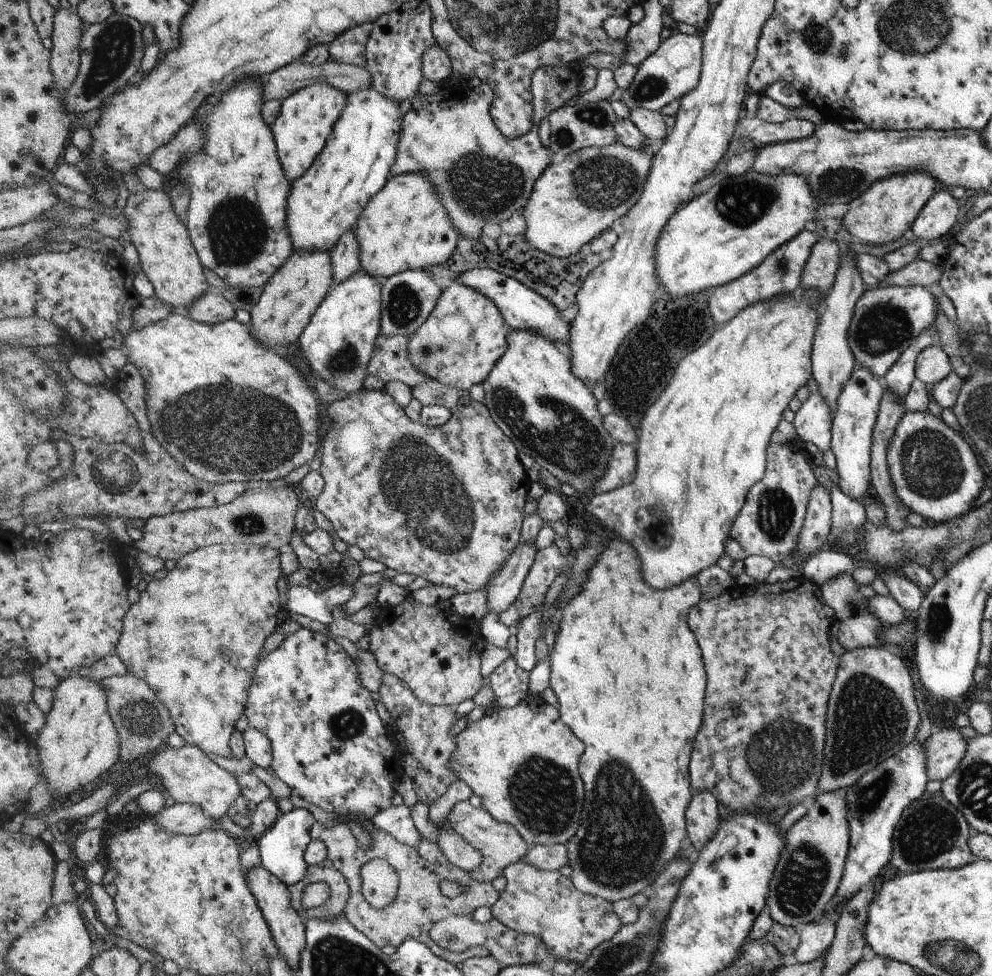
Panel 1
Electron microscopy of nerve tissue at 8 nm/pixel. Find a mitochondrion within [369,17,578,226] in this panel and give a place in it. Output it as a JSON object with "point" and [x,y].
{"point":[480,186]}

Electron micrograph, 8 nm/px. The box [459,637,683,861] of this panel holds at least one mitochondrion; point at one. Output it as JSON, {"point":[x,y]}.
{"point":[542,794]}

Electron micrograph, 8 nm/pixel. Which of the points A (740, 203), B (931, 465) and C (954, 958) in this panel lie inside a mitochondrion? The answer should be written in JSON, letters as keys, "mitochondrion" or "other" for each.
{"A":"mitochondrion","B":"mitochondrion","C":"mitochondrion"}

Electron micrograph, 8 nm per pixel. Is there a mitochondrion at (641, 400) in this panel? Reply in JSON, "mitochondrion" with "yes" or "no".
{"mitochondrion":"no"}

